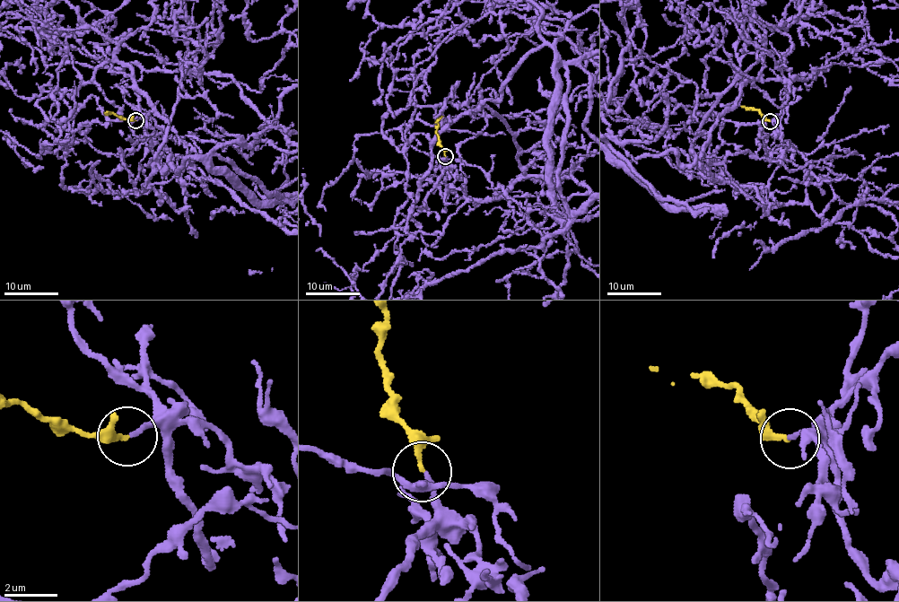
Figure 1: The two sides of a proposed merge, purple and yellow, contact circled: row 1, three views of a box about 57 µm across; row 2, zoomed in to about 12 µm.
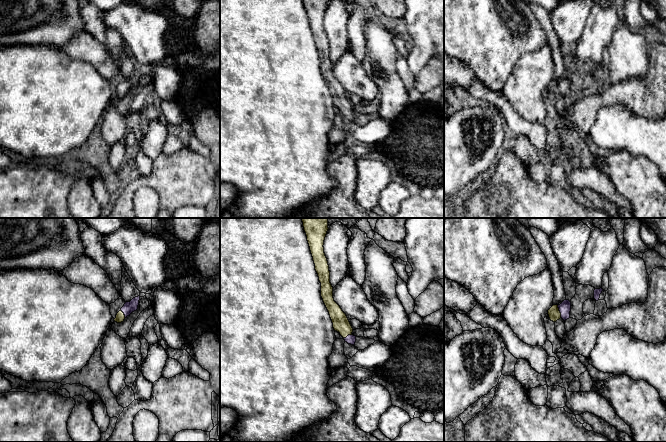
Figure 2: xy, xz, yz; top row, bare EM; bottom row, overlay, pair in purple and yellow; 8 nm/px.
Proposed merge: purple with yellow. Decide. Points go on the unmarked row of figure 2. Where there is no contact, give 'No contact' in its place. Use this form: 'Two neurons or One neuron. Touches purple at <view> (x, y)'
One neuron. Touches purple at yz (560, 87)

